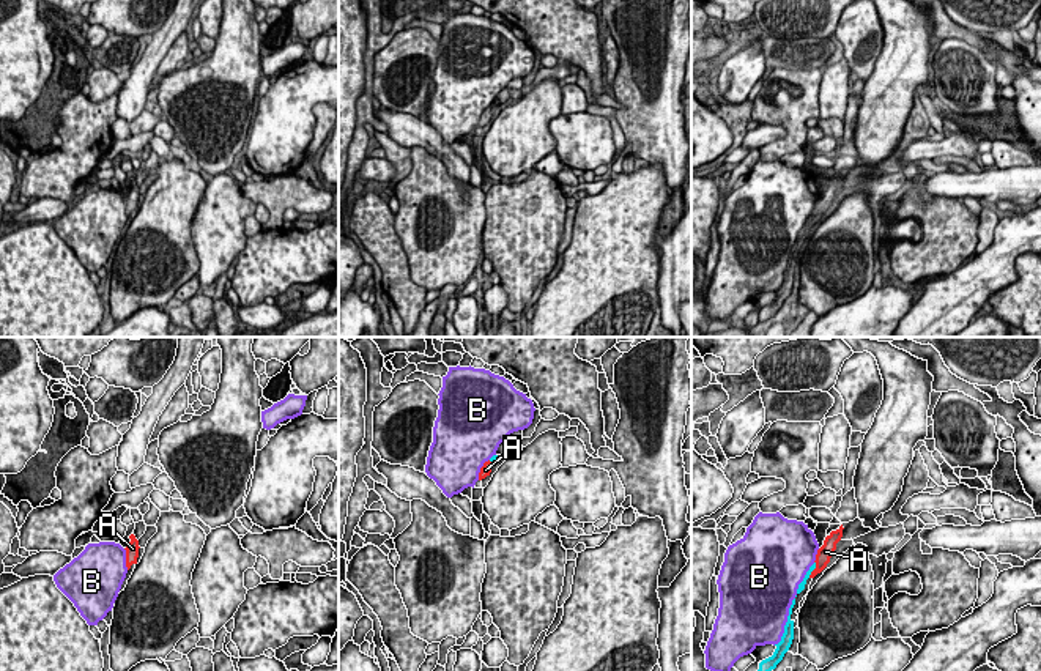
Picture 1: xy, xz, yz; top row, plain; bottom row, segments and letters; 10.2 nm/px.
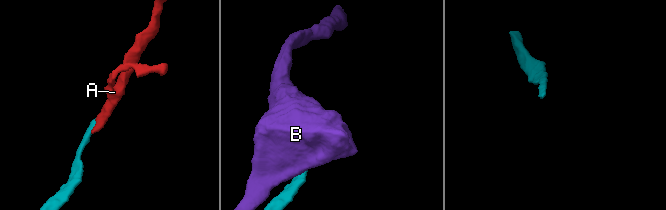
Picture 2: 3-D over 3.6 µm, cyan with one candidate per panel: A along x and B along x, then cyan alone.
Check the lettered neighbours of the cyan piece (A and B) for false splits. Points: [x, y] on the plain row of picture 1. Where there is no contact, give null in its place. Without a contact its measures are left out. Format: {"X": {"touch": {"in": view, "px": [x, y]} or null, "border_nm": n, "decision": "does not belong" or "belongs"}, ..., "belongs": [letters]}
{"A": {"touch": {"in": "yz", "px": [815, 215]}, "border_nm": 190, "decision": "belongs"}, "B": {"touch": {"in": "yz", "px": [791, 252]}, "border_nm": 950, "decision": "does not belong"}, "belongs": ["A"]}

